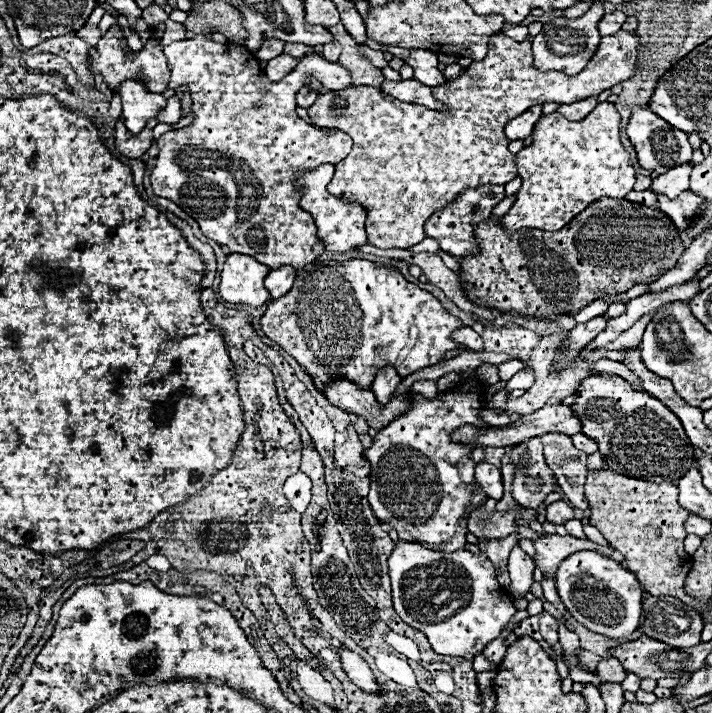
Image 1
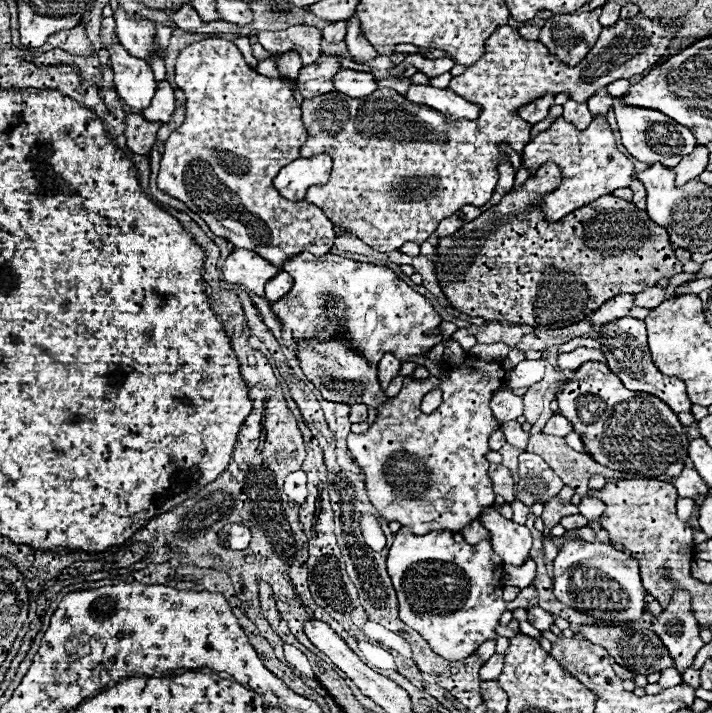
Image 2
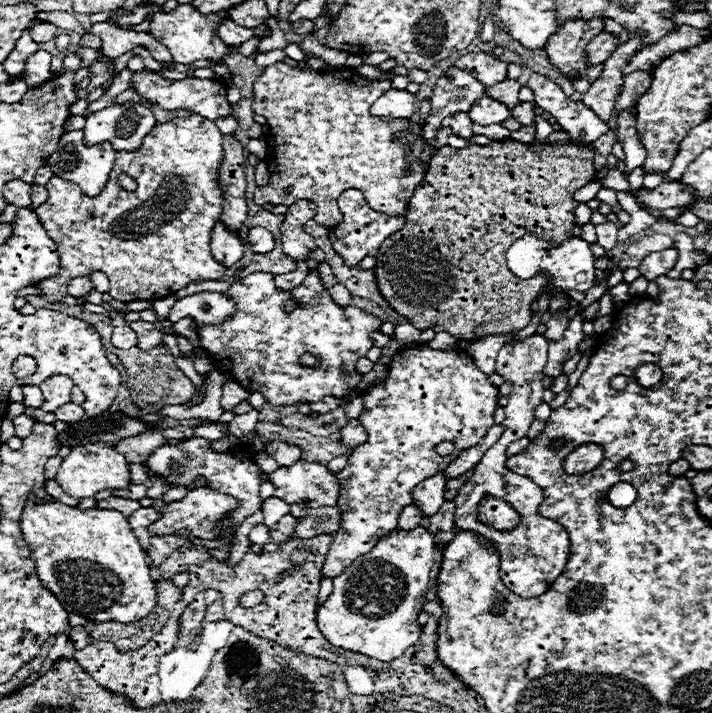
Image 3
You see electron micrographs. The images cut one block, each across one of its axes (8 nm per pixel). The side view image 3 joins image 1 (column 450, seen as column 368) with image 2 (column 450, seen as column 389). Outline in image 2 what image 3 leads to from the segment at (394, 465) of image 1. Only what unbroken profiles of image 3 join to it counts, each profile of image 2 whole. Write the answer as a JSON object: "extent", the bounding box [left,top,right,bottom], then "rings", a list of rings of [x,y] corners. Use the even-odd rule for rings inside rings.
{"extent":[348,356,506,534],"rings":[[[466,356],[466,362],[462,366],[450,366],[446,380],[440,380],[436,376],[414,380],[408,376],[402,384],[400,394],[380,406],[380,414],[370,424],[370,428],[364,434],[348,436],[348,450],[366,476],[370,502],[386,522],[400,522],[402,526],[408,526],[412,534],[428,534],[432,530],[448,530],[452,534],[458,534],[464,526],[476,520],[484,508],[494,504],[492,482],[488,478],[490,462],[484,454],[490,450],[490,434],[500,428],[492,416],[490,398],[492,392],[498,390],[504,382],[506,372],[500,362],[484,362],[476,356]],[[432,388],[442,388],[444,402],[438,410],[424,414],[420,410],[420,402]]]}

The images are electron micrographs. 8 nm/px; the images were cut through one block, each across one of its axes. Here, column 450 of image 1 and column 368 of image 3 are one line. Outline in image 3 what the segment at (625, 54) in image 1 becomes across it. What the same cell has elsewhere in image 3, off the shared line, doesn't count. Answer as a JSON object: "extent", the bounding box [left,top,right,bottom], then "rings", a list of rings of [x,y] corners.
{"extent":[252,62,426,228],"rings":[[[284,62],[266,66],[254,82],[252,112],[264,116],[270,126],[264,158],[270,170],[270,184],[256,188],[254,202],[264,206],[266,202],[294,204],[296,200],[312,200],[318,208],[314,220],[324,228],[334,228],[342,218],[338,210],[340,194],[348,188],[358,188],[376,212],[404,214],[408,200],[426,174],[426,166],[420,162],[424,142],[420,138],[422,128],[398,128],[398,120],[390,122],[388,118],[370,116],[372,102],[390,88],[390,80],[366,80],[352,66],[336,70],[302,70]]]}

